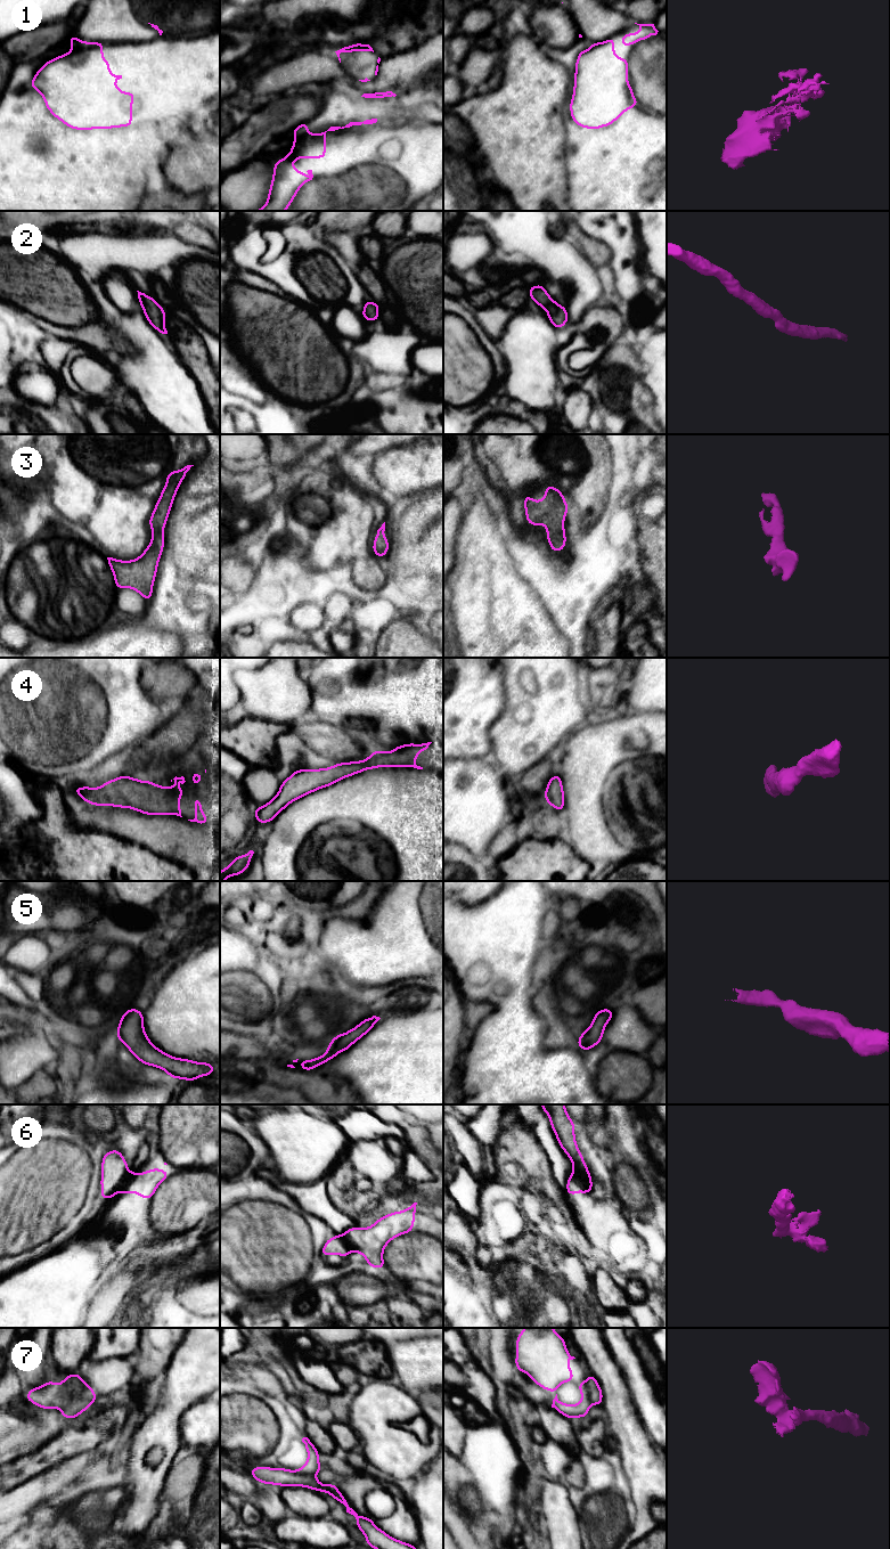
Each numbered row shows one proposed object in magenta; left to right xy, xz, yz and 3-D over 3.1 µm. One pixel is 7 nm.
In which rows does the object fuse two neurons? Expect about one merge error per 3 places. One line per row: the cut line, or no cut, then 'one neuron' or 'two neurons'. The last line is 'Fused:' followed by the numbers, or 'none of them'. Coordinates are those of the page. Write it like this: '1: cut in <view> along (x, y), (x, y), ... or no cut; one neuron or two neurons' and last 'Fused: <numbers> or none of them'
1: cut in xy along (104, 43), (72, 50); two neurons
2: no cut; one neuron
3: no cut; one neuron
4: no cut; one neuron
5: no cut; one neuron
6: cut in yz along (573, 1171), (592, 1187); two neurons
7: cut in yz along (585, 1382), (590, 1404); two neurons
Fused: 1, 6, 7

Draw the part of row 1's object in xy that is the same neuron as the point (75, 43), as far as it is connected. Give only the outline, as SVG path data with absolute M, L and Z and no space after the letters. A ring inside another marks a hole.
M71 35L68 39L71 42L72 50L77 50L77 49L82 49L82 48L90 48L90 47L98 46L98 44L105 44L103 42L85 42L85 41L77 39L74 35Z

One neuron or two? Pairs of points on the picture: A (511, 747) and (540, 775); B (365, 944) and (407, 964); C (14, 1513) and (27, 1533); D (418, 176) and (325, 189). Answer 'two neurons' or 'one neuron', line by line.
A: two neurons
B: two neurons
C: two neurons
D: one neuron

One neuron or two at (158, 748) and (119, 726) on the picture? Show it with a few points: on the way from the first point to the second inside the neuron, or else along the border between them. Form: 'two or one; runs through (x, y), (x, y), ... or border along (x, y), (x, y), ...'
two; border along (164, 723), (144, 740)

